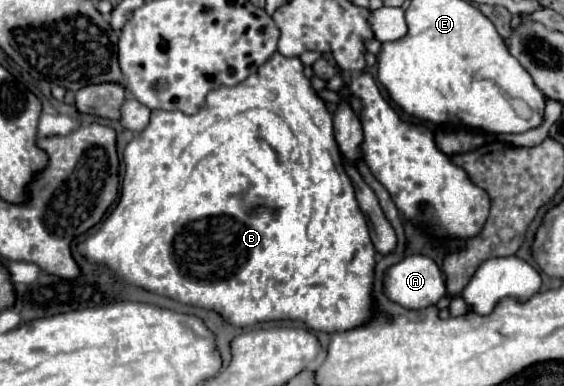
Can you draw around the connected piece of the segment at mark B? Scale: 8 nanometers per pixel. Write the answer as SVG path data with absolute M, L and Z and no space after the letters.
M274 52L272 58L262 64L254 74L236 86L220 86L206 96L206 106L196 114L182 114L180 110L152 110L150 124L136 134L124 148L126 174L122 180L122 196L110 216L102 226L88 234L80 244L78 252L92 264L108 268L116 280L128 282L132 286L144 288L178 300L182 304L192 304L208 308L224 316L234 326L252 326L270 320L300 320L316 332L340 332L356 328L372 316L372 280L374 280L374 256L376 250L370 240L366 218L356 202L354 186L340 164L340 150L334 140L332 114L328 112L324 100L320 100L310 80L302 72L300 58L286 58Z

